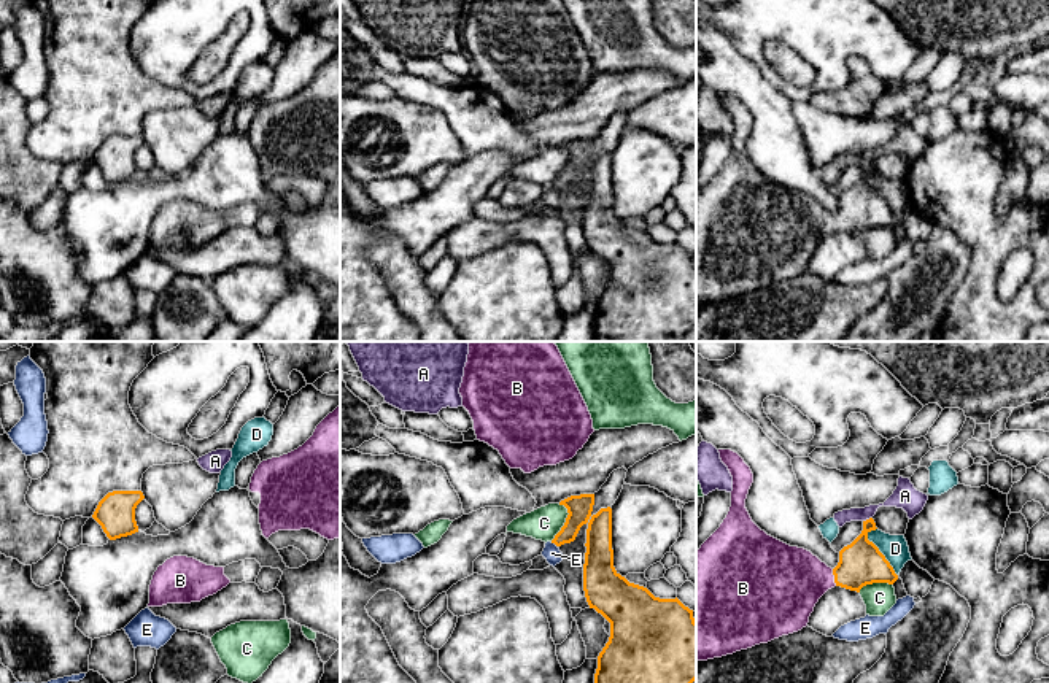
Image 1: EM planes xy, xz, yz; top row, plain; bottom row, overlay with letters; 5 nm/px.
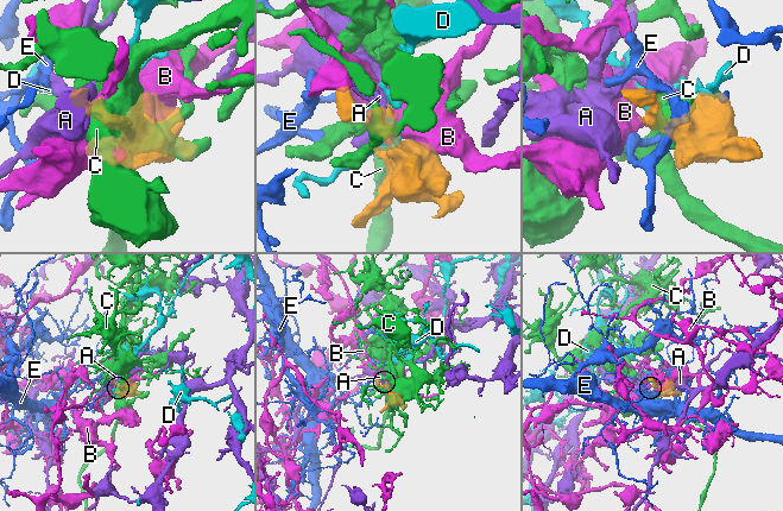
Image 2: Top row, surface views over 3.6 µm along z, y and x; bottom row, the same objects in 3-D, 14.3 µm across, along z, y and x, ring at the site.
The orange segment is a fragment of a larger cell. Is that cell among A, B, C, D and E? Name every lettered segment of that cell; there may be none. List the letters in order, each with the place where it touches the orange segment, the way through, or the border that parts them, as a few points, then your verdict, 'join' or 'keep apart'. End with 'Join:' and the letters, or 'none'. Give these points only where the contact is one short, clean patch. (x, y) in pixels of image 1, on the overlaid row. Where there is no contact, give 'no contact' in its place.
A: contact yz (867, 520); keep apart
B: contact yz (835, 577); way yz (860, 563), (849, 574), (835, 577), (785, 582); join
C: contact xz (565, 523); keep apart
D: contact yz (881, 553); border yz (868, 531), (868, 539), (897, 575); keep apart
E: contact xz (553, 542); border xz (550, 542), (557, 547); keep apart
Join: B

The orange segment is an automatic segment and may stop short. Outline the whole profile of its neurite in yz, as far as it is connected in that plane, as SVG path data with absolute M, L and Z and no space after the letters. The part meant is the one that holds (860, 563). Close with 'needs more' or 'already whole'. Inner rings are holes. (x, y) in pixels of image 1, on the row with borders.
M731 450L718 453L733 477L731 507L720 527L696 551L696 662L801 631L819 599L834 586L860 592L866 585L893 585L898 580L885 556L868 540L868 534L877 529L873 518L863 521L861 534L839 551L834 569L811 551L768 535L745 508L753 483L750 467Z; needs more

